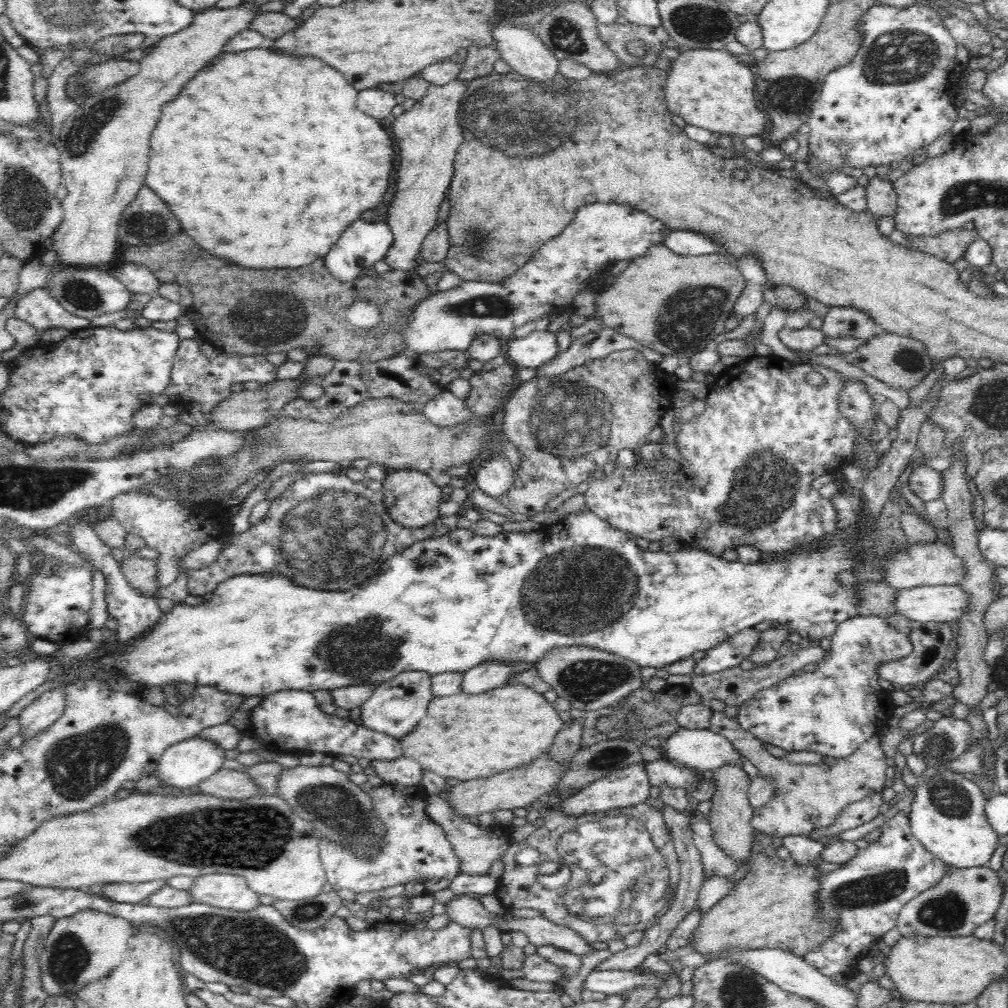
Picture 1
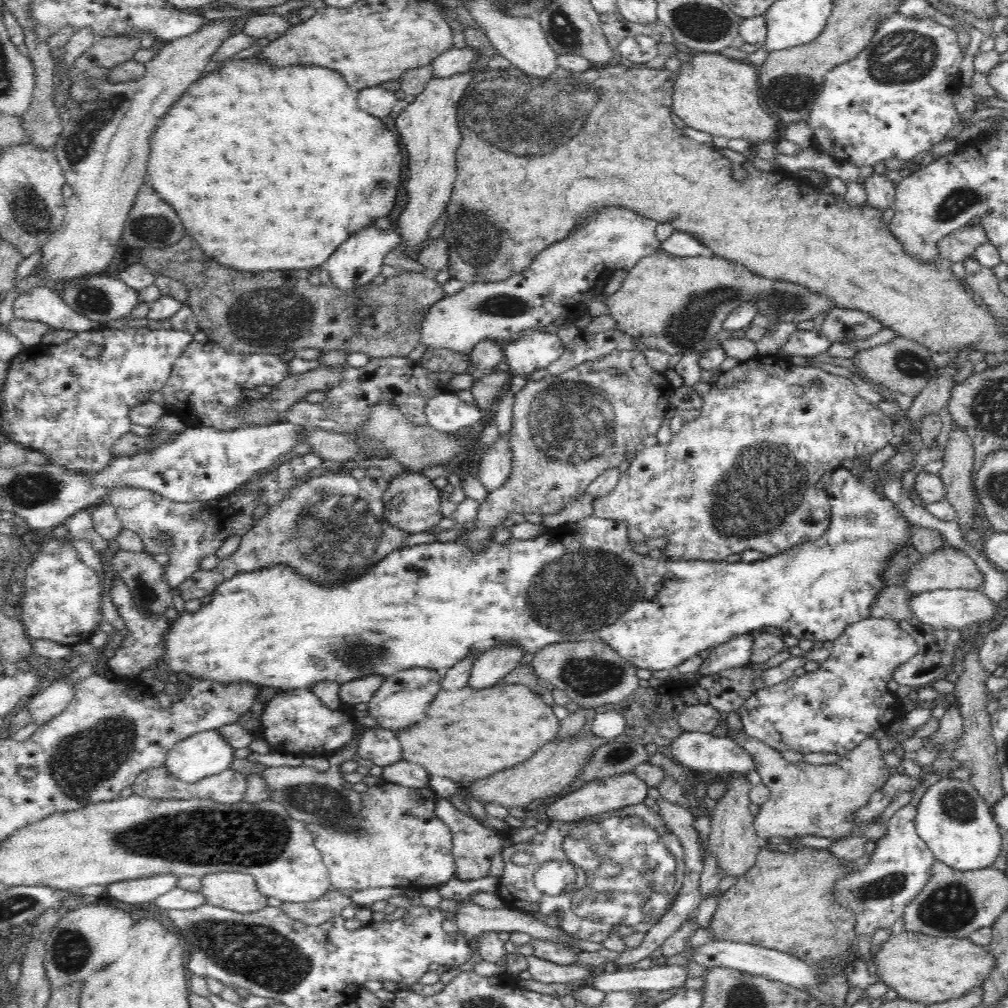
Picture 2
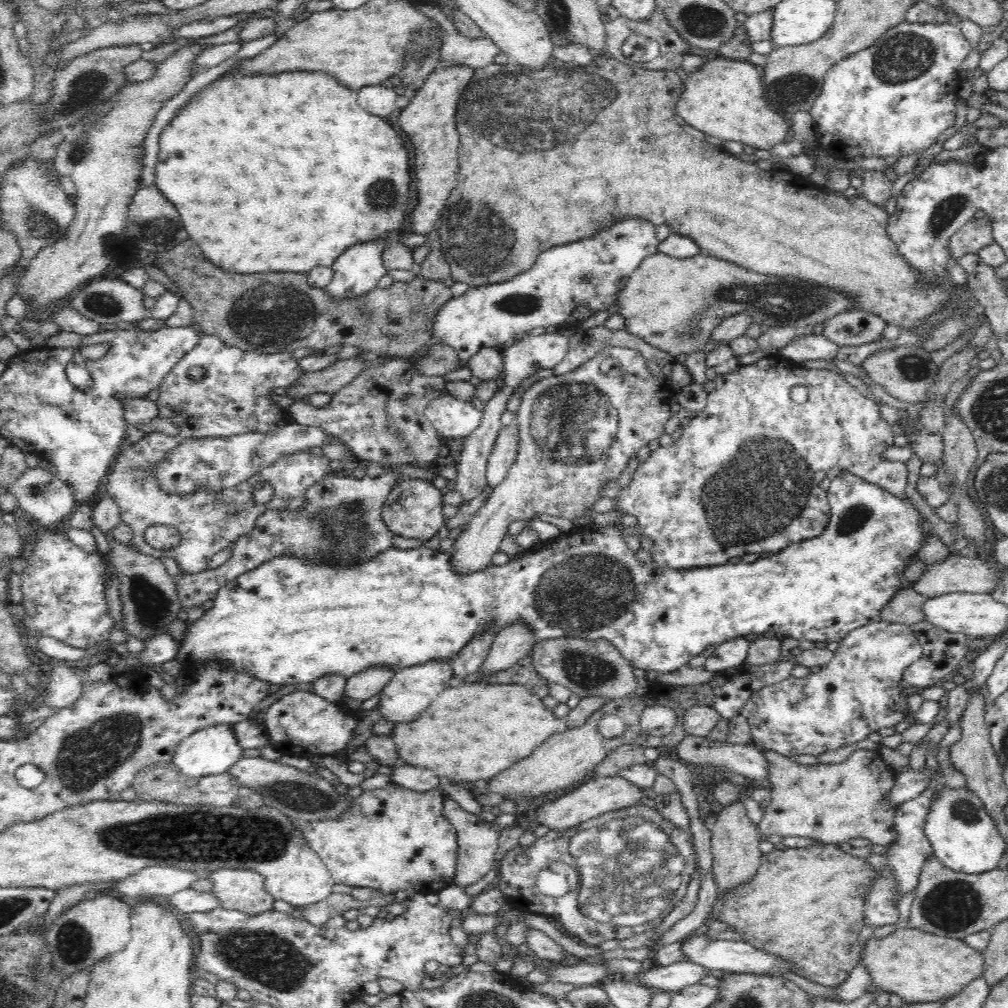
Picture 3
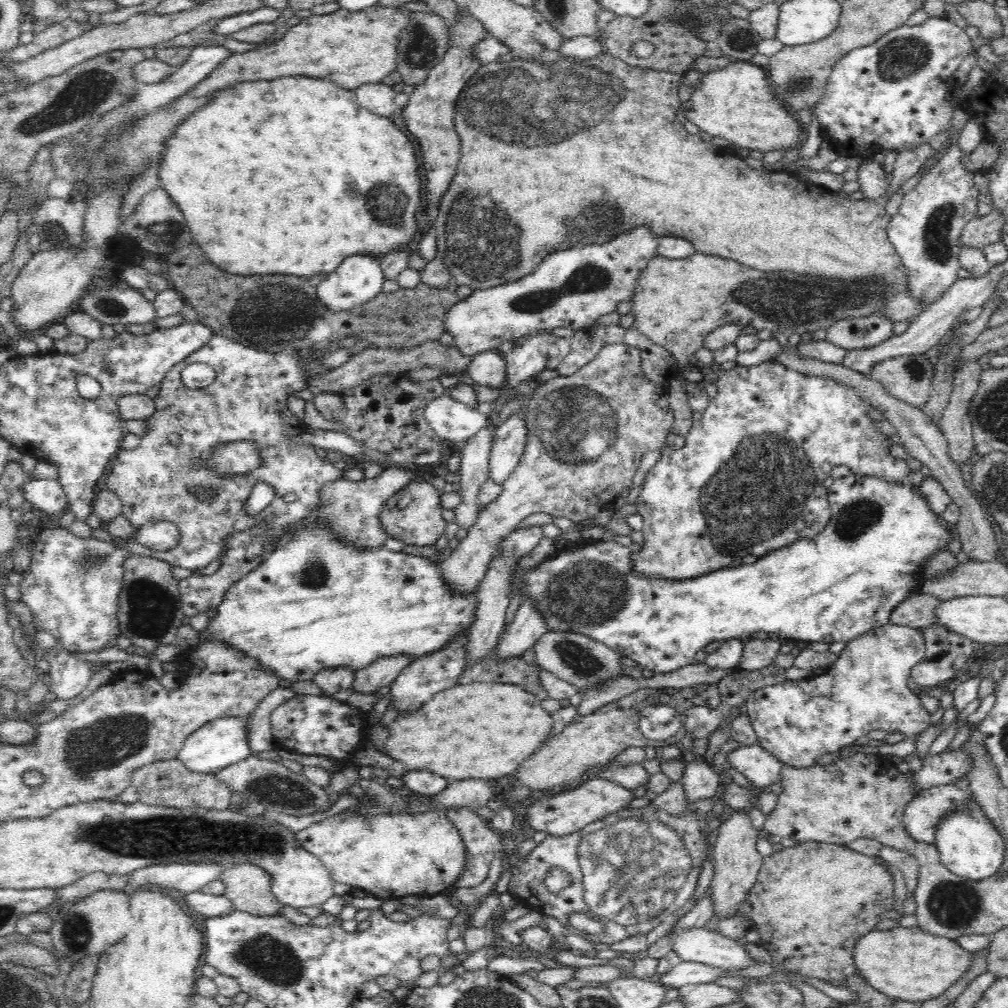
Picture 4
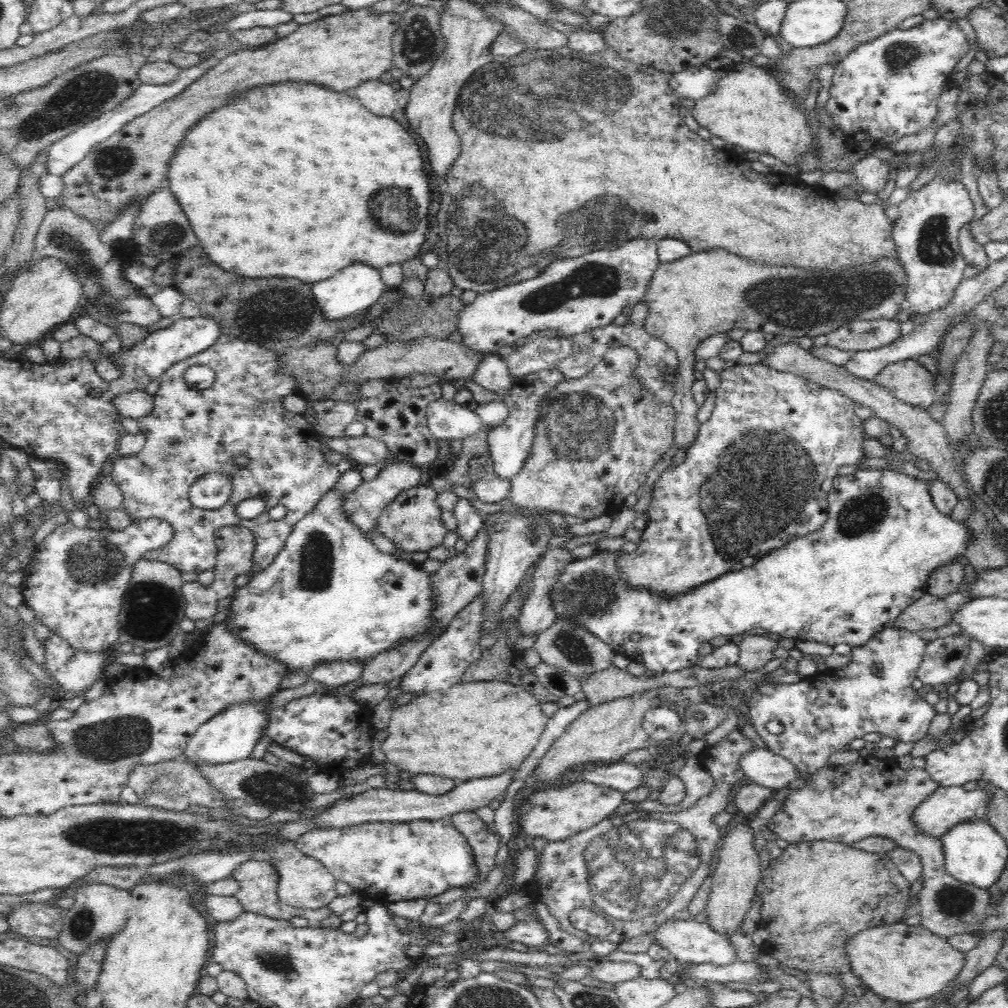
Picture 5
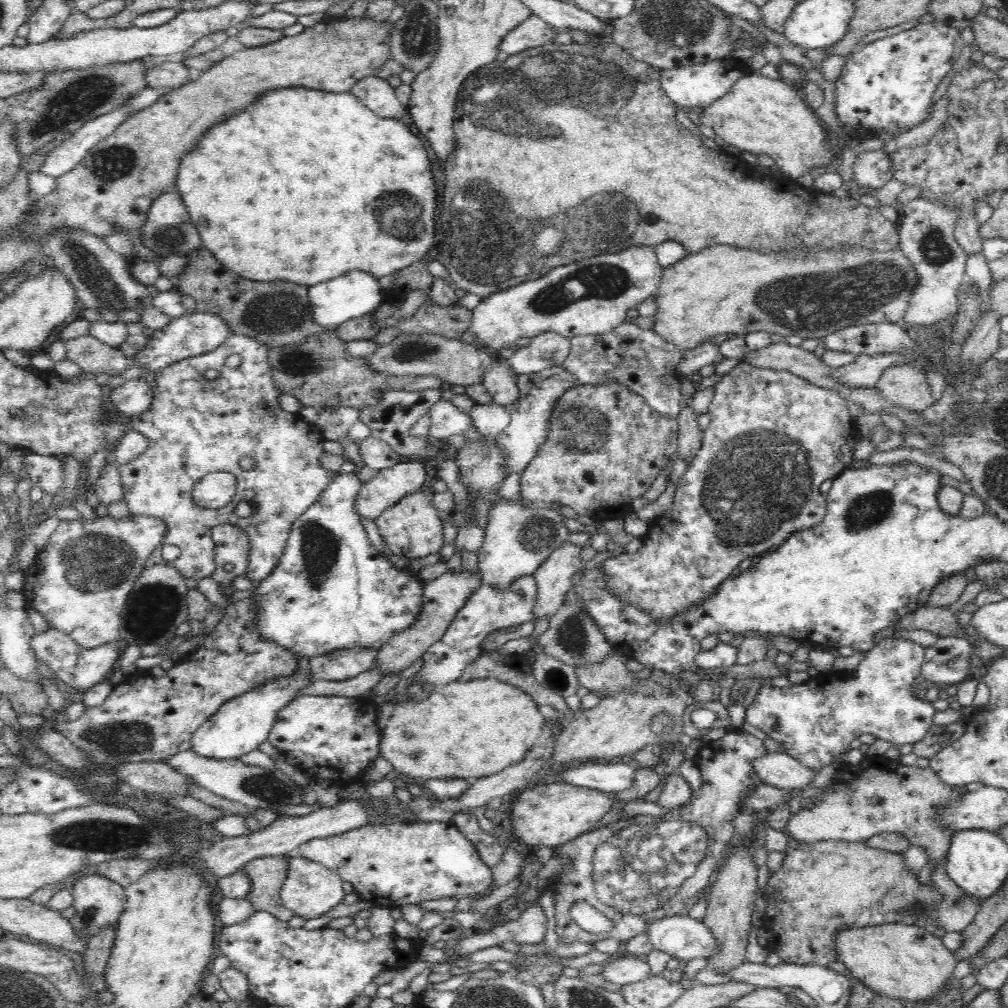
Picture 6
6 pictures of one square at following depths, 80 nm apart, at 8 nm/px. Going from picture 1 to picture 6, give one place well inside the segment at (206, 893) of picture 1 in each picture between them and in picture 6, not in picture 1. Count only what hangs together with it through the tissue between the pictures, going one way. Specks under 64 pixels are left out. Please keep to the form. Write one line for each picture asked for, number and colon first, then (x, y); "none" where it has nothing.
2: (237, 891)
3: (243, 890)
4: (248, 886)
5: (258, 880)
6: (267, 874)

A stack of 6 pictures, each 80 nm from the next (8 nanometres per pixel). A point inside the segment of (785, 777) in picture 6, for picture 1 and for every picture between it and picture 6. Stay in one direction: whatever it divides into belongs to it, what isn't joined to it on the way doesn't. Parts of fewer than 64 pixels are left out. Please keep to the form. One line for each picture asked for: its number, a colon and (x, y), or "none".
1: (704, 750)
2: (696, 750)
3: (747, 760)
4: (760, 767)
5: (761, 766)

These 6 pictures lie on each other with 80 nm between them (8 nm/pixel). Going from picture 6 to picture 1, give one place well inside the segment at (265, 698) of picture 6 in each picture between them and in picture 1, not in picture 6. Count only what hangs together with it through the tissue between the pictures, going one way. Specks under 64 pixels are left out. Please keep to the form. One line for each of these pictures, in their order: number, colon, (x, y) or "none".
1: (185, 764)
2: (206, 753)
3: (213, 750)
4: (222, 742)
5: (230, 736)

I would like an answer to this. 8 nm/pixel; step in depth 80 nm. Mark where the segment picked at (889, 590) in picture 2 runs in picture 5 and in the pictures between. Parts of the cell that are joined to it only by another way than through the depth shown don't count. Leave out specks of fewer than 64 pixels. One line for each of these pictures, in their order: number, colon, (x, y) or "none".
3: (906, 607)
4: (917, 611)
5: (928, 612)

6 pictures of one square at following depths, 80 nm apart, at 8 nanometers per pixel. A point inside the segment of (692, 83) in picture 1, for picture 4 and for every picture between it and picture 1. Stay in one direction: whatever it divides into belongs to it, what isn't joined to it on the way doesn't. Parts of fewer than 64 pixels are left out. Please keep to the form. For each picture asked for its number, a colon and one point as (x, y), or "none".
2: (719, 95)
3: (724, 98)
4: (736, 103)

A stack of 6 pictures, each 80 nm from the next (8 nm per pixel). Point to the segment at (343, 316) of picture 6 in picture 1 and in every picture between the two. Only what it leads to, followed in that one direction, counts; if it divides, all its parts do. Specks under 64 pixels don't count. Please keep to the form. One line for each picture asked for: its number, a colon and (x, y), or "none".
1: (361, 245)
2: (360, 257)
3: (356, 271)
4: (359, 278)
5: (355, 288)

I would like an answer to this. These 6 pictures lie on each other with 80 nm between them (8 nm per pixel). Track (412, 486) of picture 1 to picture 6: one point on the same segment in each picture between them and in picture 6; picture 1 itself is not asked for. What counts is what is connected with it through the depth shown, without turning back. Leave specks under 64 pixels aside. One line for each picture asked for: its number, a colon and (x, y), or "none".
2: (412, 503)
3: (413, 509)
4: (414, 515)
5: (412, 522)
6: (412, 528)

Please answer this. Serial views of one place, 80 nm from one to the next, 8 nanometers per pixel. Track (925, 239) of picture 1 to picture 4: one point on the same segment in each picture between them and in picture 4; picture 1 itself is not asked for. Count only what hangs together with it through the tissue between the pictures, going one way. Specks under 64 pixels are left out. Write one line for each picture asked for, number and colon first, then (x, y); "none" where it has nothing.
2: (957, 246)
3: (977, 234)
4: (982, 231)

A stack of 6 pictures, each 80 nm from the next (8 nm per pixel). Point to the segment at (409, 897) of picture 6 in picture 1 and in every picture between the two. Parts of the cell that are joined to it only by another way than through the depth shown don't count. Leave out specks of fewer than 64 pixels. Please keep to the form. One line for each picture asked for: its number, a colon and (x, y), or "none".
1: (415, 848)
2: (401, 842)
3: (392, 839)
4: (392, 856)
5: (392, 861)

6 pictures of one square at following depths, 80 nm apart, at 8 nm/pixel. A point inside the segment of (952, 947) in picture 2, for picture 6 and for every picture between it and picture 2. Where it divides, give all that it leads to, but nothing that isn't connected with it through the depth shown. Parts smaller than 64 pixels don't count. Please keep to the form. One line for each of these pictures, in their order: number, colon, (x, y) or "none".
3: (920, 967)
4: (907, 963)
5: (904, 963)
6: (901, 961)

